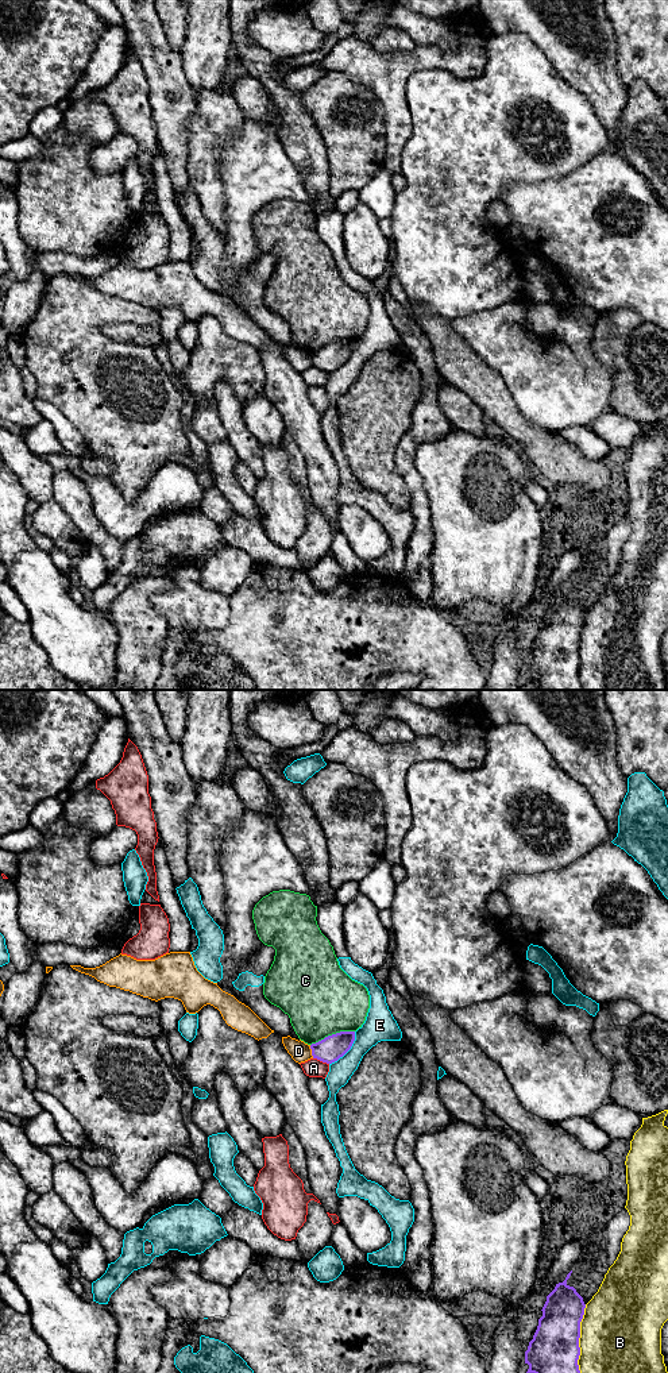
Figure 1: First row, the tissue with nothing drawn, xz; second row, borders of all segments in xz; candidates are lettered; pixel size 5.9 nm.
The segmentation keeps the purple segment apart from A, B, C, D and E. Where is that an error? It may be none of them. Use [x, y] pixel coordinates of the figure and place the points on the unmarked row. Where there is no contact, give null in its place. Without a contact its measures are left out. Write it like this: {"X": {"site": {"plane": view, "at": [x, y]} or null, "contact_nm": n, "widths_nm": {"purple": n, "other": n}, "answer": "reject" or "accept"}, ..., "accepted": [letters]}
{"A": {"site": {"plane": "xz", "at": [321, 369]}, "contact_nm": 100, "widths_nm": {"purple": 150, "other": 110}, "answer": "reject"}, "B": {"site": {"plane": "xz", "at": [578, 651]}, "contact_nm": 460, "widths_nm": {"purple": 300, "other": 480}, "answer": "reject"}, "C": {"site": {"plane": "xz", "at": [332, 343]}, "contact_nm": 280, "widths_nm": {"purple": 150, "other": 420}, "answer": "reject"}, "D": {"site": {"plane": "xz", "at": [312, 361]}, "contact_nm": 80, "widths_nm": {"purple": 150, "other": 120}, "answer": "reject"}, "E": {"site": {"plane": "xz", "at": [347, 359]}, "contact_nm": 260, "widths_nm": {"purple": 150, "other": 190}, "answer": "reject"}, "accepted": []}

